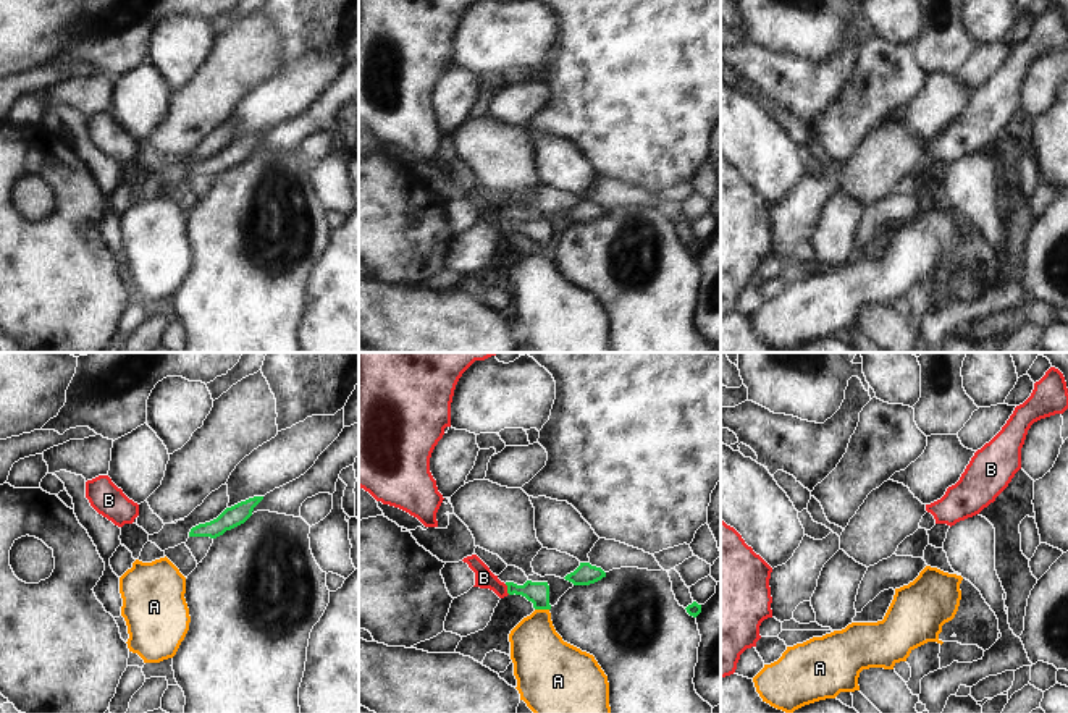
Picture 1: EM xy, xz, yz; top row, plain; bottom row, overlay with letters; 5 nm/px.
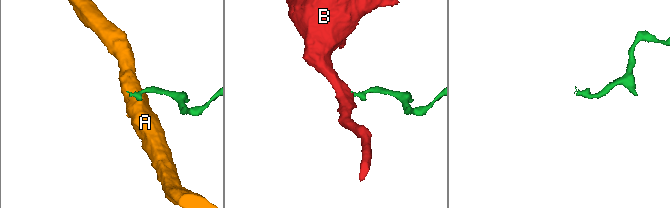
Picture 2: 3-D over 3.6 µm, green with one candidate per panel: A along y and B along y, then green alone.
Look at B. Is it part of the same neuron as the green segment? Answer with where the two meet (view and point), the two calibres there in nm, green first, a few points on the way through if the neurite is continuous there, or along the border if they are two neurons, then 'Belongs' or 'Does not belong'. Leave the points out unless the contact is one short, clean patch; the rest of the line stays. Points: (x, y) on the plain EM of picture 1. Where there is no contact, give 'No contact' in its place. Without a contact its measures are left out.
Touches green at xz (508, 227). Thickness 110 nm (green) against 100 nm. Path across: xz (537, 230), (508, 227), (500, 227), (483, 215). Belongs.

